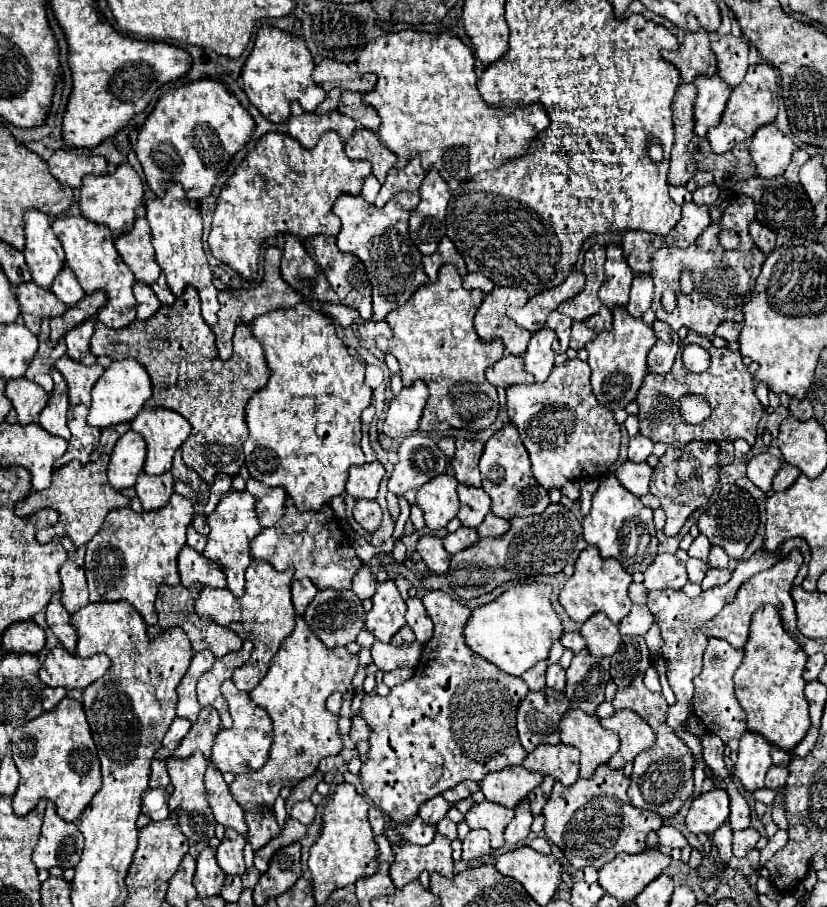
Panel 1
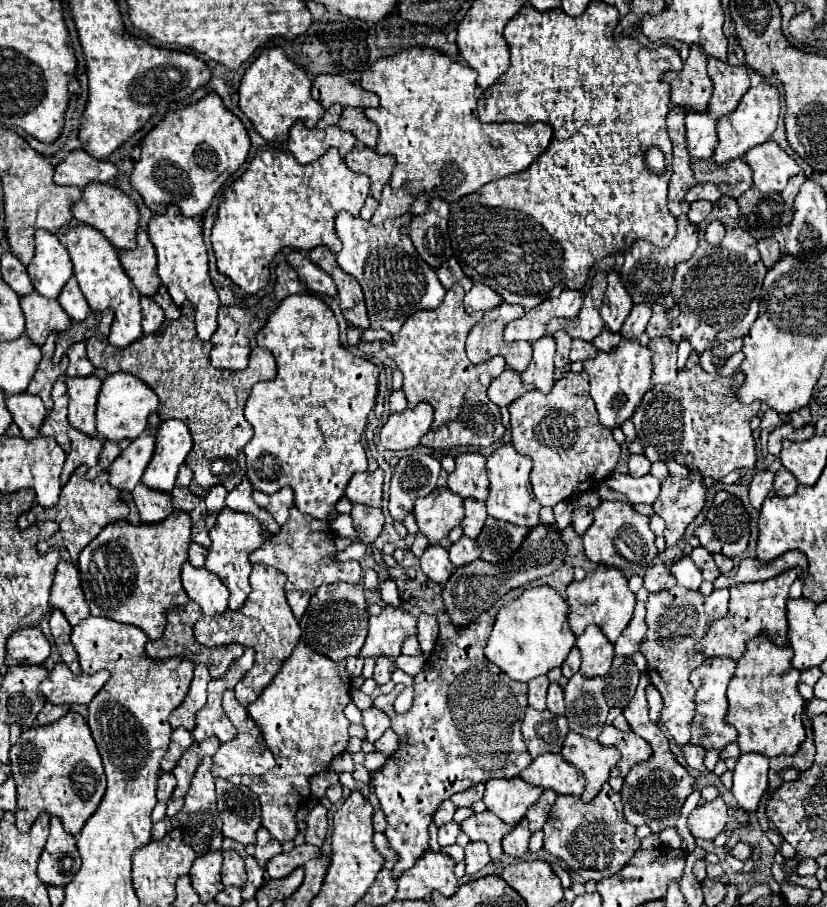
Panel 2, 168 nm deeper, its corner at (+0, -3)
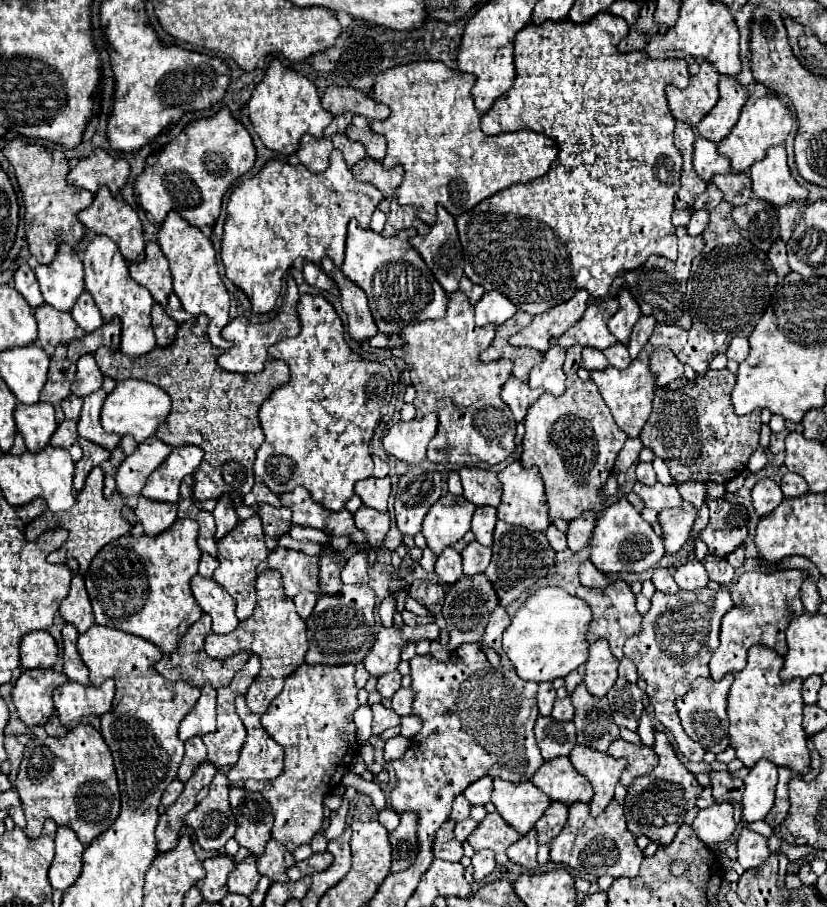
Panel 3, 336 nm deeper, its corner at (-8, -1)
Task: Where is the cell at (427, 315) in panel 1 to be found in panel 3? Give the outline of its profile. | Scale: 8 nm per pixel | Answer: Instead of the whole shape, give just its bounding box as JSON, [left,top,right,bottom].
[392,291,515,465]

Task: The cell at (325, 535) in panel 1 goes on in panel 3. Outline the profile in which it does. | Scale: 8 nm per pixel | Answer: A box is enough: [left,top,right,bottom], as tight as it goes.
[259,549,319,597]

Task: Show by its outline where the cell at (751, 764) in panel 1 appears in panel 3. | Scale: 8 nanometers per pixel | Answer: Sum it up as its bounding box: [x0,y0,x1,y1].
[743,759,777,821]

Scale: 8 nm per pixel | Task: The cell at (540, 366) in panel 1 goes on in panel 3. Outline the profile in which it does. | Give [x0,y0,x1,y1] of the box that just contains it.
[529,345,565,395]

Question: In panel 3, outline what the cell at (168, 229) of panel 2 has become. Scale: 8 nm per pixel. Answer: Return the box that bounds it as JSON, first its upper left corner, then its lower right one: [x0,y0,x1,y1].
[157,211,231,349]

